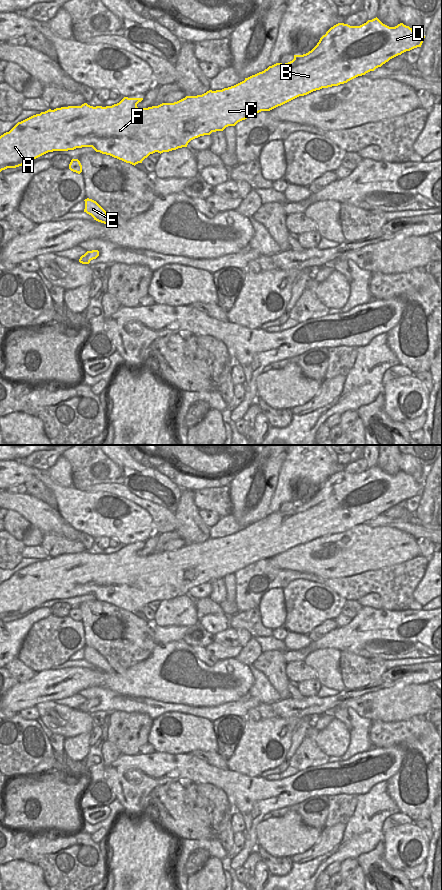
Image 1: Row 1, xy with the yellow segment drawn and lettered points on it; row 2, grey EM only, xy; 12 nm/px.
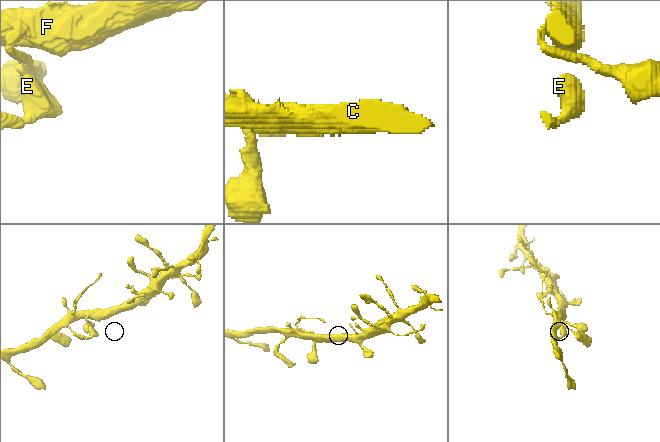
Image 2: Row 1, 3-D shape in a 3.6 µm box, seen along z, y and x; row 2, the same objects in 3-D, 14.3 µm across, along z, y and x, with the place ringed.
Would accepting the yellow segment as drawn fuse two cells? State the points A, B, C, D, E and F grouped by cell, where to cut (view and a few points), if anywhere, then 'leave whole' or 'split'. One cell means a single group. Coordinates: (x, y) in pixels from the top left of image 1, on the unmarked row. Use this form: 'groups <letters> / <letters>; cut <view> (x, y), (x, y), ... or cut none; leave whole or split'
groups A B C D E F; cut none; leave whole

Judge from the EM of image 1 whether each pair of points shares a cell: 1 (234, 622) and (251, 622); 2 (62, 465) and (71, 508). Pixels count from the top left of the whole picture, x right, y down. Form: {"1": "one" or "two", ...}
{"1": "one", "2": "two"}

